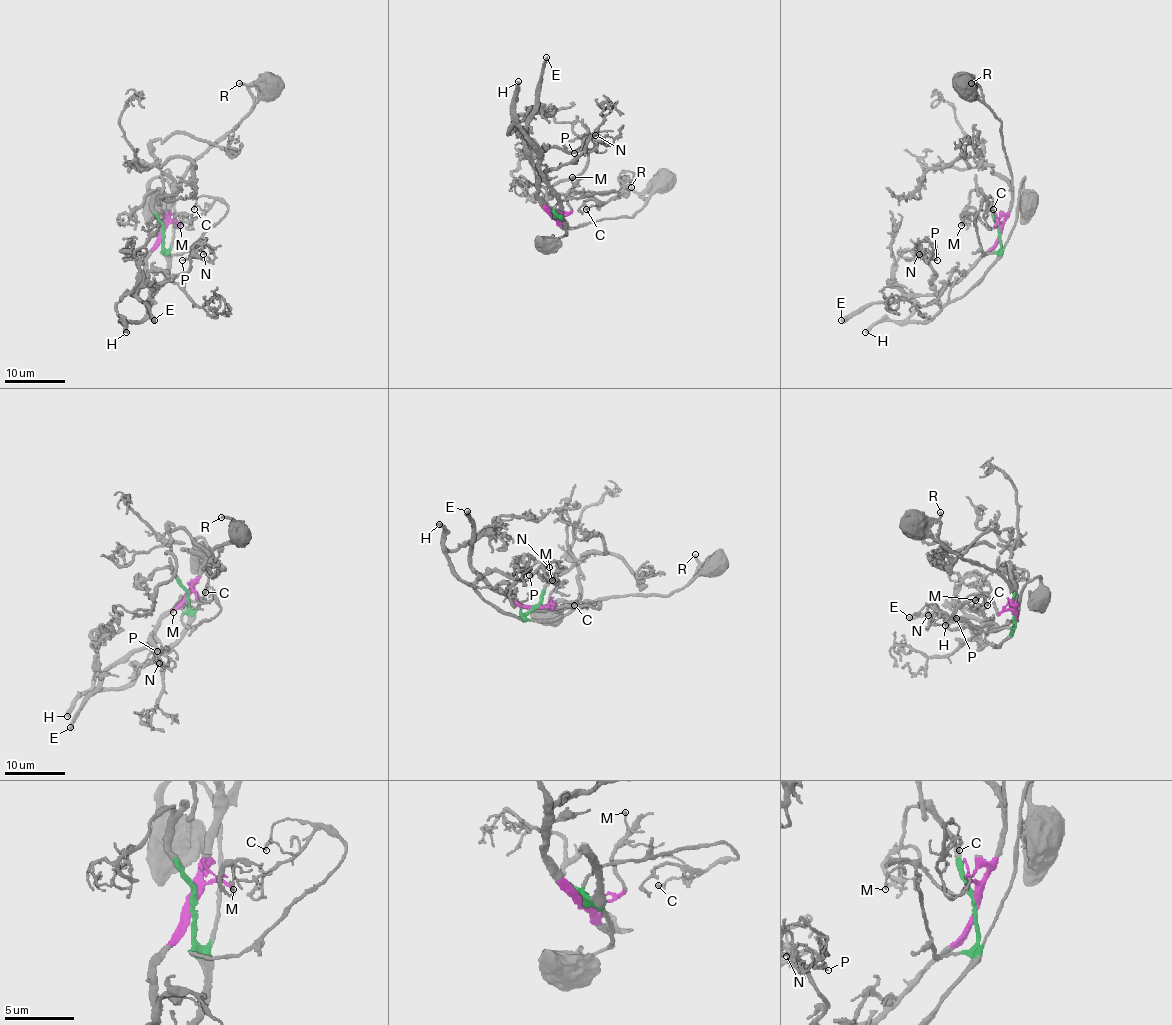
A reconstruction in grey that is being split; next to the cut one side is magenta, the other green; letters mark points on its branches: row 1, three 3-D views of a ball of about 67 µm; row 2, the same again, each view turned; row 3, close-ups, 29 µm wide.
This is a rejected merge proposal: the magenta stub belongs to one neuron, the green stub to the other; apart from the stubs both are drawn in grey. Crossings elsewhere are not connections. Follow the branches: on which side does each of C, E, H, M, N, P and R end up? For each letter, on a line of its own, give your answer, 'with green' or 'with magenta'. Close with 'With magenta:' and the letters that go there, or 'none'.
C: with green
E: with magenta
H: with green
M: with magenta
N: with green
P: with green
R: with magenta
With magenta: E, M, R

